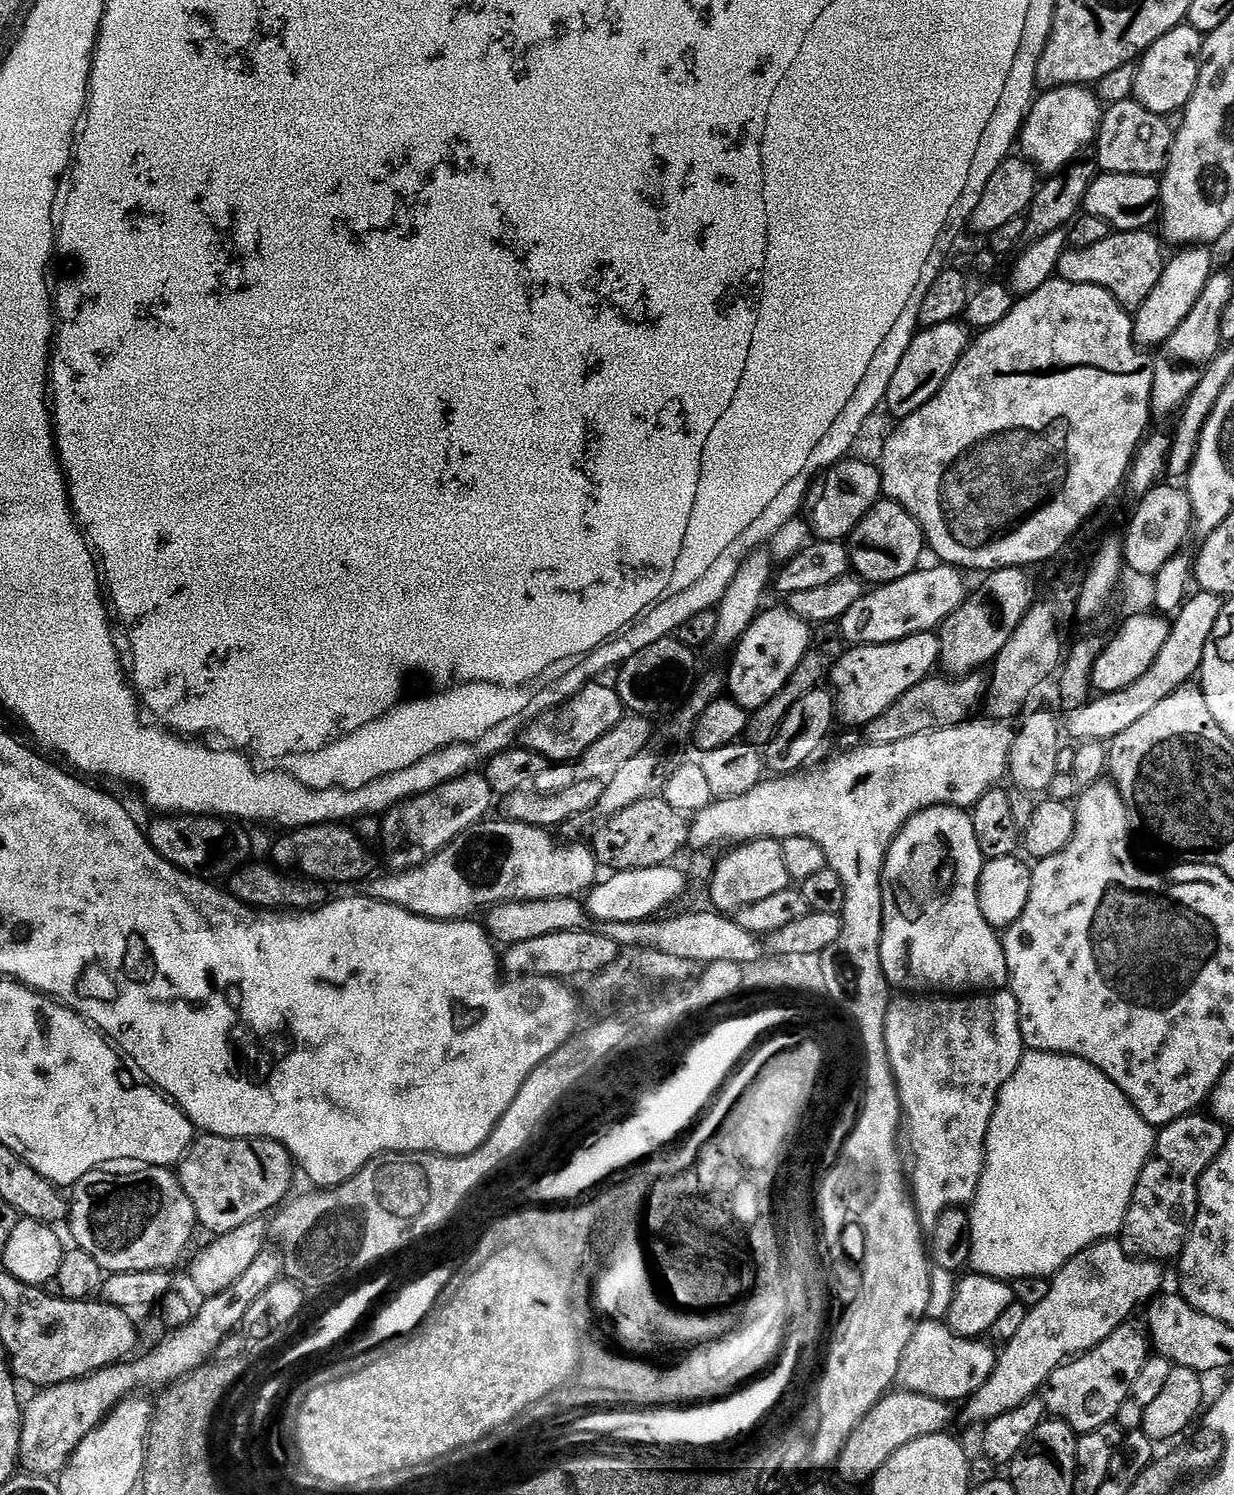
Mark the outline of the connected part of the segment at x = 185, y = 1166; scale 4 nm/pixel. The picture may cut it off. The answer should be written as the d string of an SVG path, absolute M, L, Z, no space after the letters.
M204 1134L193 1139L191 1148L178 1165L182 1190L194 1197L196 1218L201 1229L216 1236L224 1236L230 1230L238 1230L246 1222L263 1217L292 1188L292 1154L277 1140L263 1138L241 1138L239 1136L214 1136Z

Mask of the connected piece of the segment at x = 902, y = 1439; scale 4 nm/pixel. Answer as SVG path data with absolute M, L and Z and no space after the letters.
M889 1391L881 1397L845 1443L838 1459L838 1467L840 1466L846 1475L871 1478L893 1454L911 1440L923 1436L939 1436L947 1429L944 1427L952 1416L951 1403L936 1400L925 1392L896 1391Z

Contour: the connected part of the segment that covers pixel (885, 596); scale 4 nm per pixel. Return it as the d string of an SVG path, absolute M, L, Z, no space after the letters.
M936 562L933 568L921 566L906 574L906 578L898 578L865 591L838 621L843 638L848 639L847 643L852 646L889 644L919 632L939 629L944 620L958 611L970 595L970 587L964 581L964 576L960 568Z

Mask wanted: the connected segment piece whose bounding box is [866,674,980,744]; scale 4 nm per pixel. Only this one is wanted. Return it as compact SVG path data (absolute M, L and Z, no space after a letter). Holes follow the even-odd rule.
M936 674L929 675L928 679L920 684L915 684L888 712L878 718L869 720L866 725L867 743L889 744L908 738L910 734L920 734L931 728L941 727L942 722L956 722L965 715L964 699L972 700L978 695L980 688L976 684L964 684L959 688L952 680L939 680ZM964 712L964 713L963 713Z

